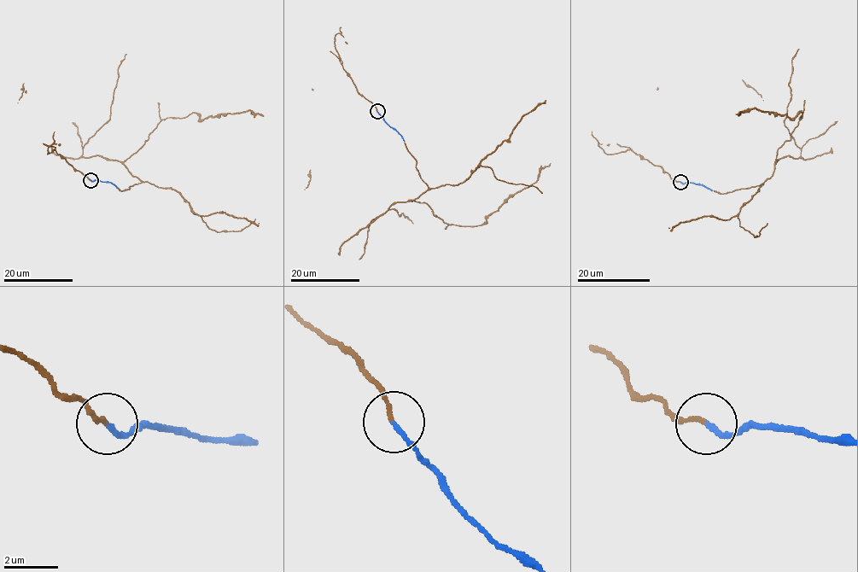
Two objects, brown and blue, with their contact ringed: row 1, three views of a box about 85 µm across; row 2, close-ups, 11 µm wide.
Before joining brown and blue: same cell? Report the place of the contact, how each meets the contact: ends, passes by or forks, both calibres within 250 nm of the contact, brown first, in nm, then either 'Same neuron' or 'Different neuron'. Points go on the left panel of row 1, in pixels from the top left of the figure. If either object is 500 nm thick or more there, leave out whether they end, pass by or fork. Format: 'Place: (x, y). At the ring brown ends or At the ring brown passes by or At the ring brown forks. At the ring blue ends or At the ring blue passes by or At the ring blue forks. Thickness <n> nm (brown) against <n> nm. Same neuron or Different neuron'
Place: (90, 180). At the ring brown ends. At the ring blue ends. Thickness 130 nm (brown) against 170 nm. Same neuron

